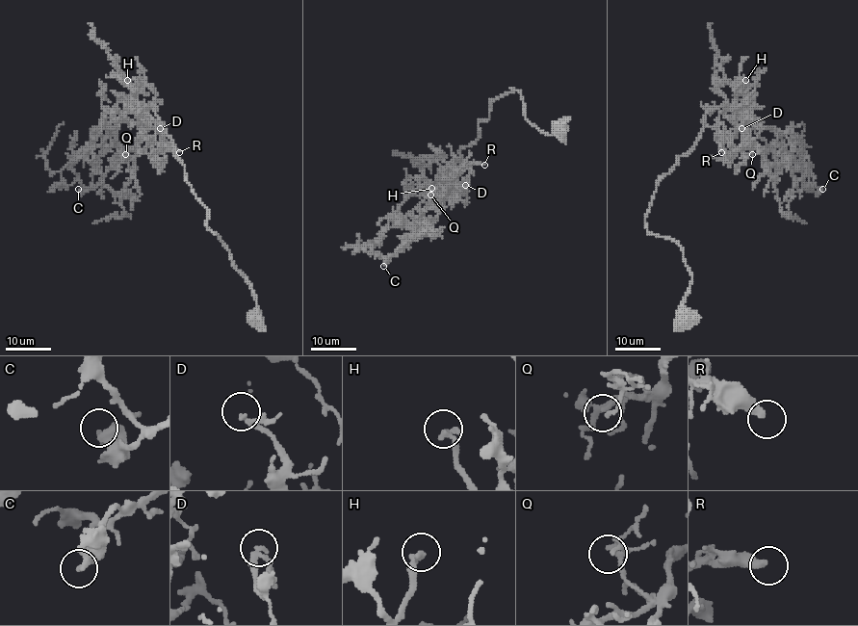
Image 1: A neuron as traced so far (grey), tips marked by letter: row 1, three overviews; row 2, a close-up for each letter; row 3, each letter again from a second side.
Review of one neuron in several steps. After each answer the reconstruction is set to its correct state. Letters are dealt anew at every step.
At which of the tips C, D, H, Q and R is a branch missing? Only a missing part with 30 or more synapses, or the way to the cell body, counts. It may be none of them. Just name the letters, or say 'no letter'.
H

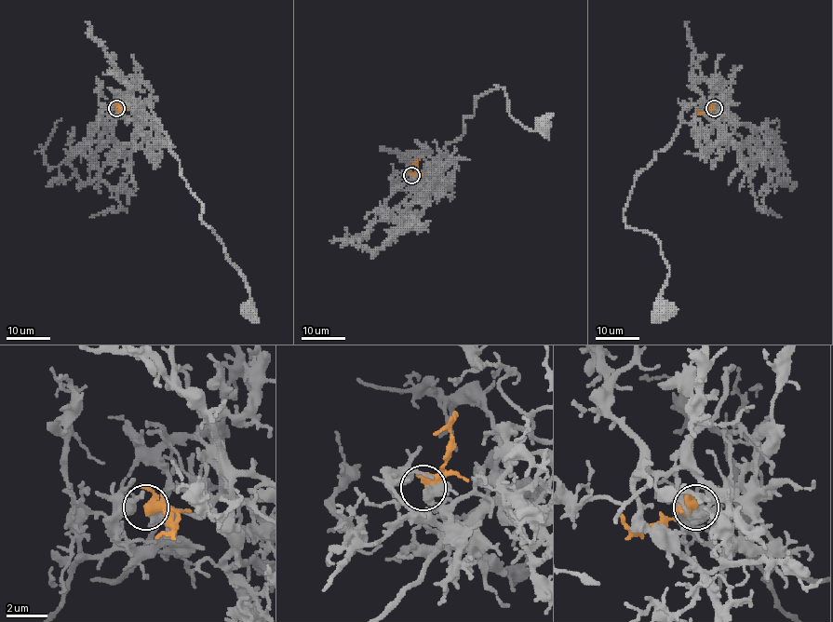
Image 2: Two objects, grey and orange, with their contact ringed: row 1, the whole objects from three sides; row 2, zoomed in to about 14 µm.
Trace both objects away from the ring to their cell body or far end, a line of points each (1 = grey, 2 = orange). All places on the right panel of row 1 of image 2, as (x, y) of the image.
1: (714, 108), (684, 108), (626, 206), (624, 224), (651, 234), (669, 268), (665, 313)
2: (714, 108), (701, 114), (697, 109)

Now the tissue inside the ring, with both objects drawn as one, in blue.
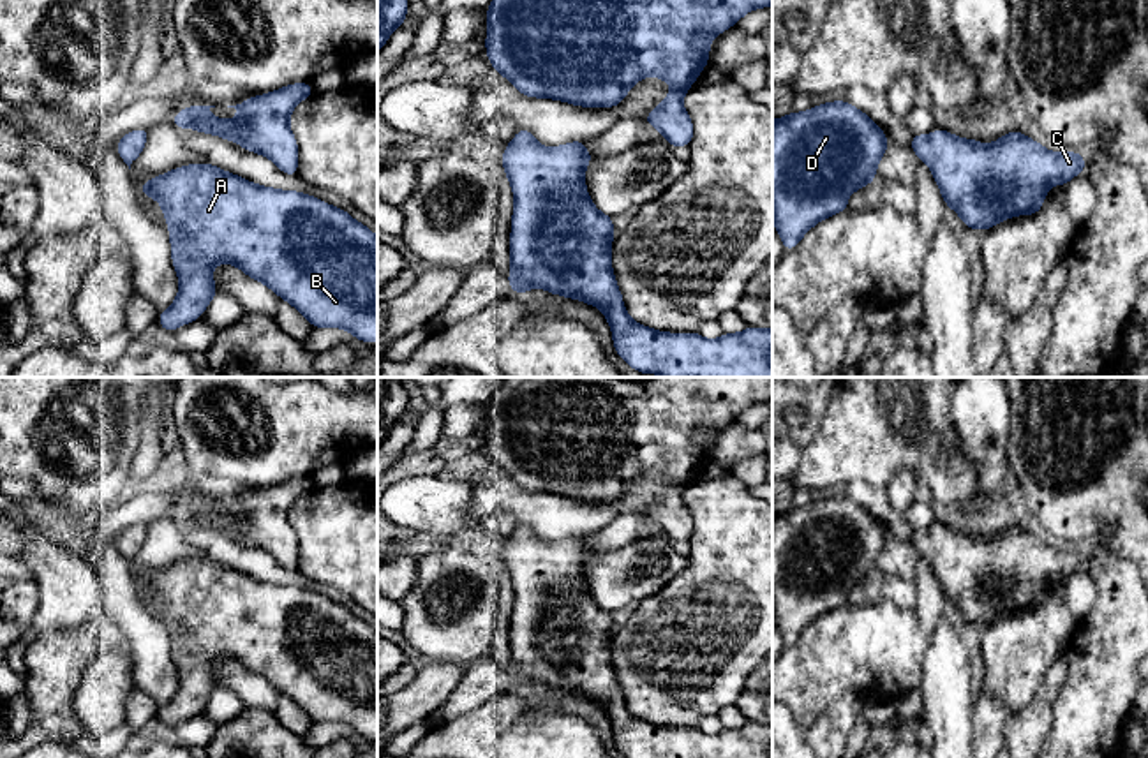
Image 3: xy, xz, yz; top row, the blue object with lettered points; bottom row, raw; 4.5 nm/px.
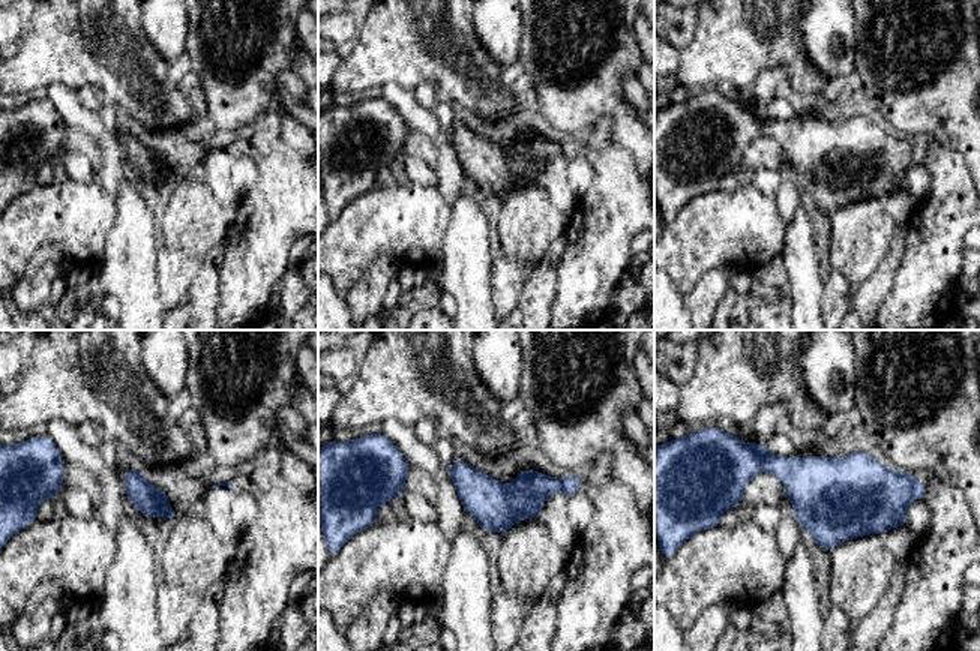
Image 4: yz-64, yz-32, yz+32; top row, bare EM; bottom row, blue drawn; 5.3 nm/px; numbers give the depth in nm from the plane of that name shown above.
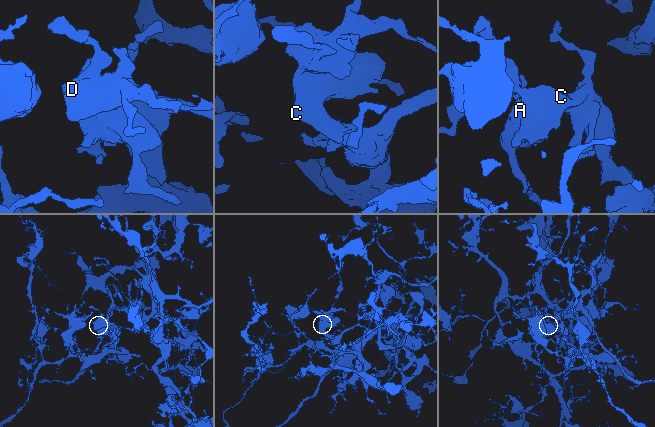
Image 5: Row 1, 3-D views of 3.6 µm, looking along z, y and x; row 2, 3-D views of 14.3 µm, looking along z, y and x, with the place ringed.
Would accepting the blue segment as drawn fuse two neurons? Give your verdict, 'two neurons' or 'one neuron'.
one neuron

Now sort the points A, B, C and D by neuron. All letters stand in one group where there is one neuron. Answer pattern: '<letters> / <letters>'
A B C D

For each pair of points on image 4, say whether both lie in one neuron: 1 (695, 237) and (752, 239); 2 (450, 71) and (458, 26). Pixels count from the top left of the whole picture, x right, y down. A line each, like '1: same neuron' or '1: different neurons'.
1: same neuron
2: same neuron

